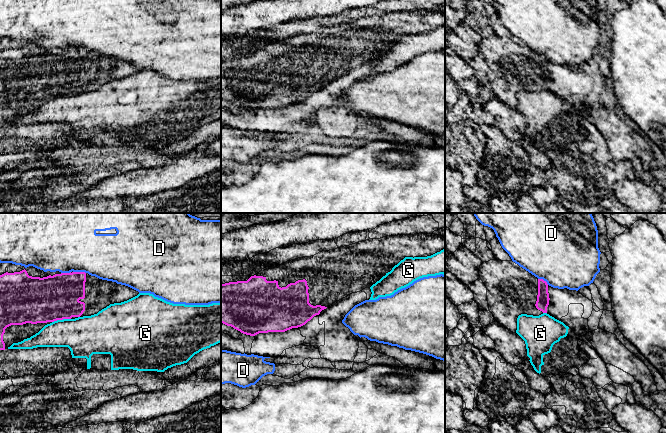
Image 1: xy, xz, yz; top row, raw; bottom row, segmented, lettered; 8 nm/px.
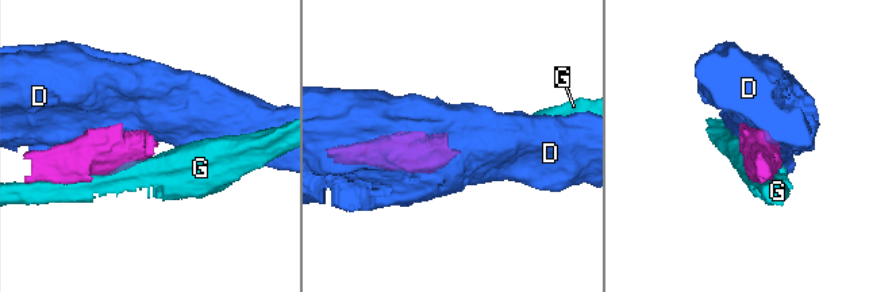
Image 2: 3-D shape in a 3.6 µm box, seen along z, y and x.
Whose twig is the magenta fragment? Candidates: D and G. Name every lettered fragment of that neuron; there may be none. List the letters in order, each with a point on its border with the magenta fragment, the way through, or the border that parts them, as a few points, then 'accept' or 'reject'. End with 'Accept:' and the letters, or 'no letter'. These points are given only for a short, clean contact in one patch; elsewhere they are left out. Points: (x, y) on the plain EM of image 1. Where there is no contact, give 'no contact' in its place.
D: contact xy (79, 48); reject
G: contact xy (61, 95); reject
Accept: no letter

